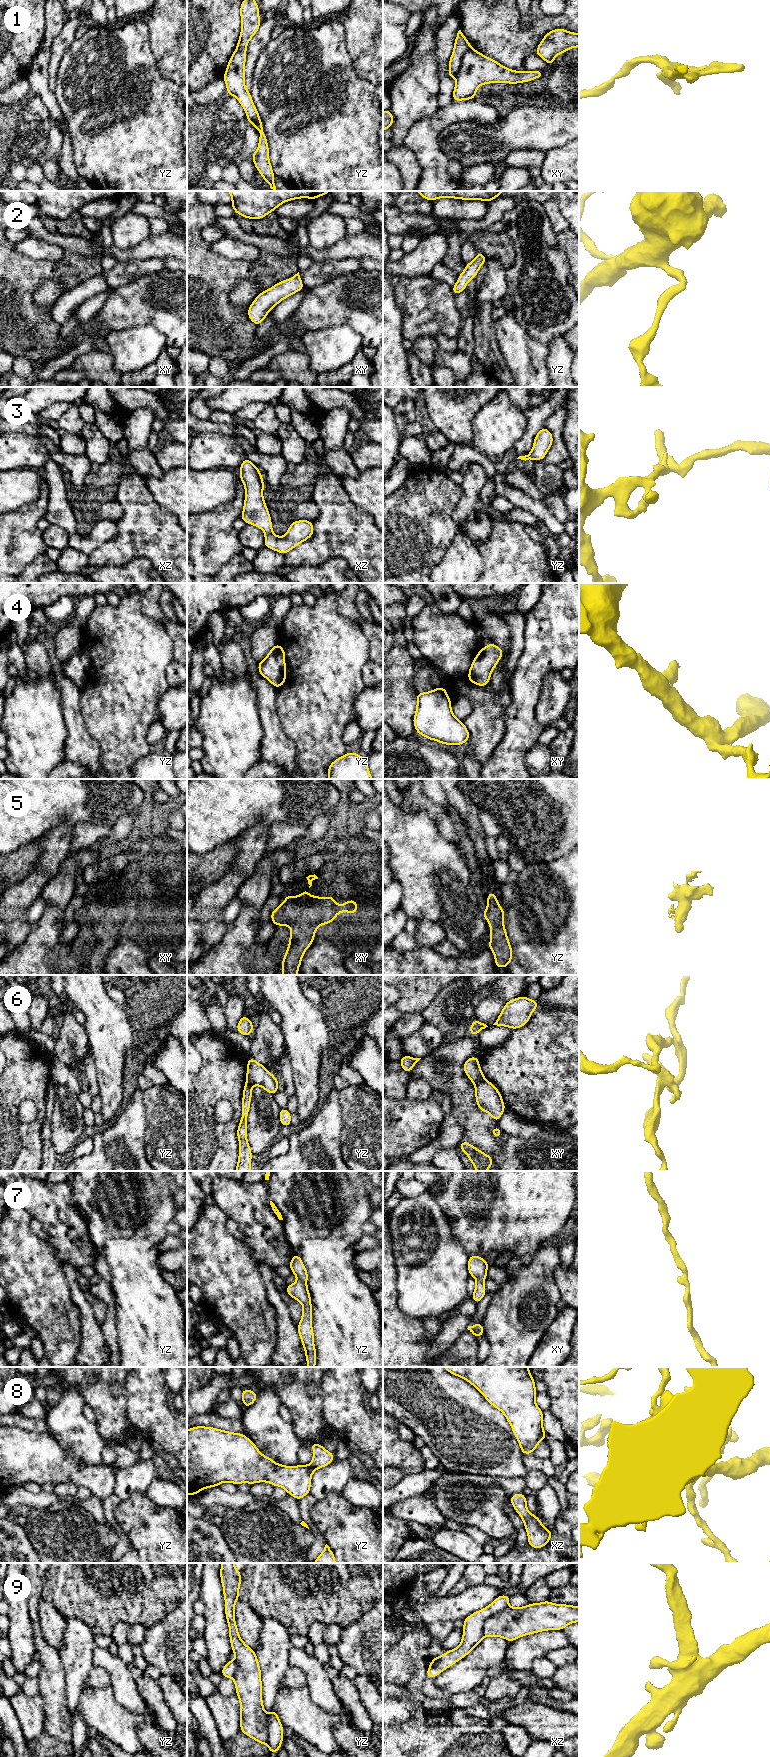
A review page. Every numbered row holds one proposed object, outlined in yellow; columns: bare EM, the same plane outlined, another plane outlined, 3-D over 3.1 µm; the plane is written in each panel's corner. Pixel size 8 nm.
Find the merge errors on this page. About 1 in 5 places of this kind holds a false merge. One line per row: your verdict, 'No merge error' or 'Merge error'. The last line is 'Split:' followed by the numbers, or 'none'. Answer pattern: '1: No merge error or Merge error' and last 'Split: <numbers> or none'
1: No merge error
2: No merge error
3: No merge error
4: No merge error
5: No merge error
6: Merge error
7: No merge error
8: No merge error
9: No merge error
Split: 6

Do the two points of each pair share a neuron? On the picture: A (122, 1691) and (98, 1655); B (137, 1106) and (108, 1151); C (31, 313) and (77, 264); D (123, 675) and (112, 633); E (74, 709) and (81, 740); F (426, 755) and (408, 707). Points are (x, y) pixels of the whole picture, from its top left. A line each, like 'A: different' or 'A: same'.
A: same
B: same
C: same
D: same
E: same
F: different

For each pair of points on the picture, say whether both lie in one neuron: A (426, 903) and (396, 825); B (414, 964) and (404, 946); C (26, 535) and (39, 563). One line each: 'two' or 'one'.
A: one
B: two
C: two

